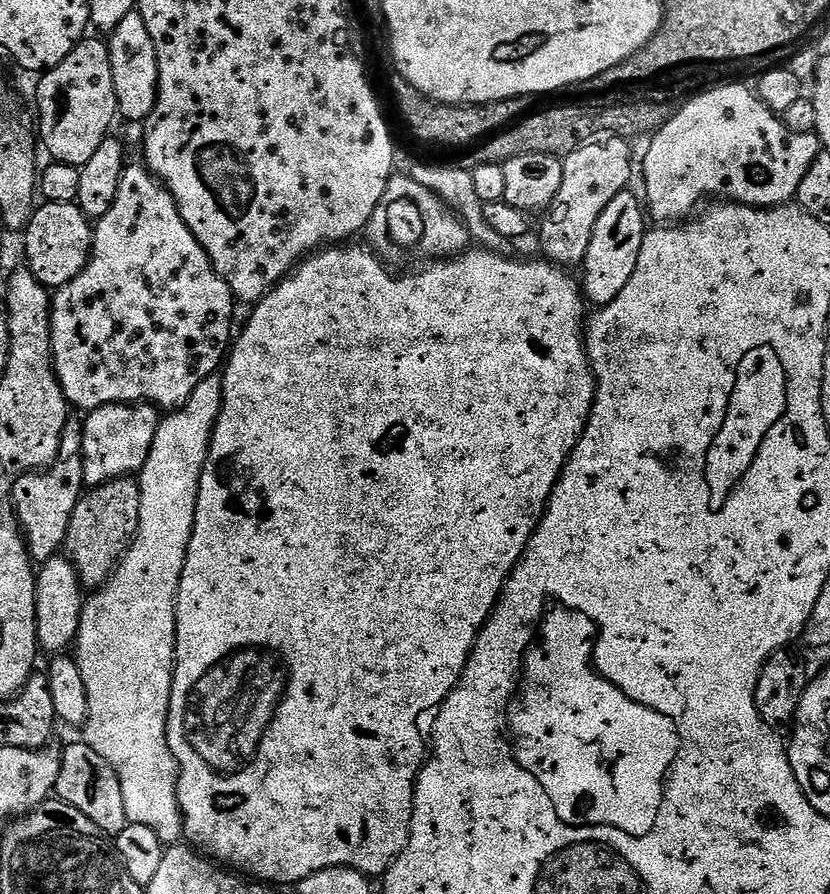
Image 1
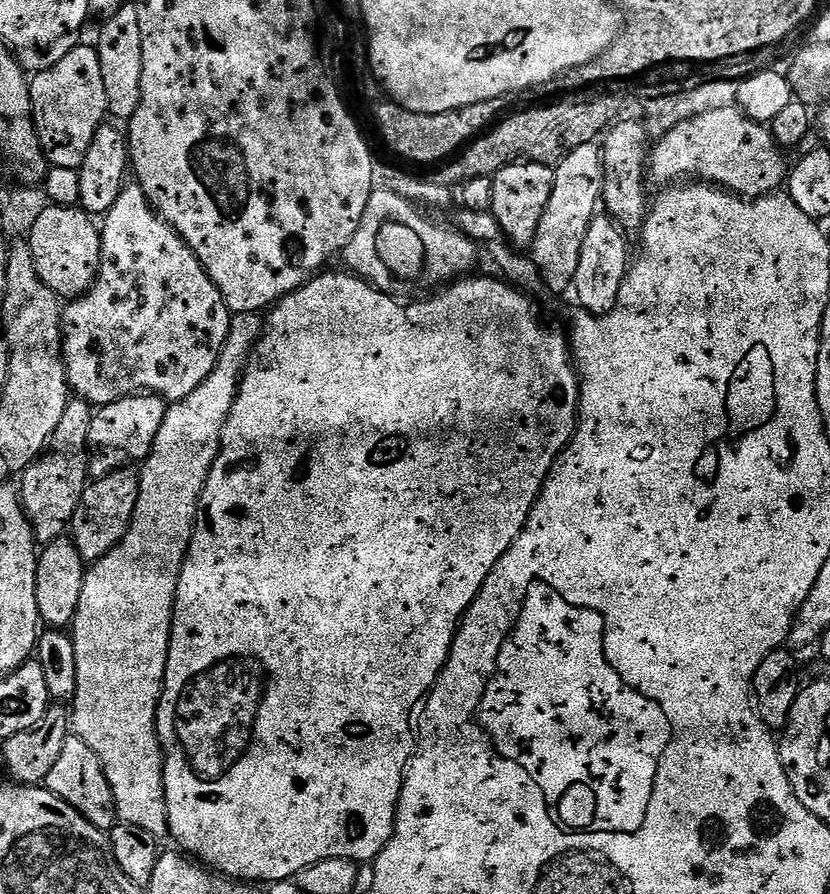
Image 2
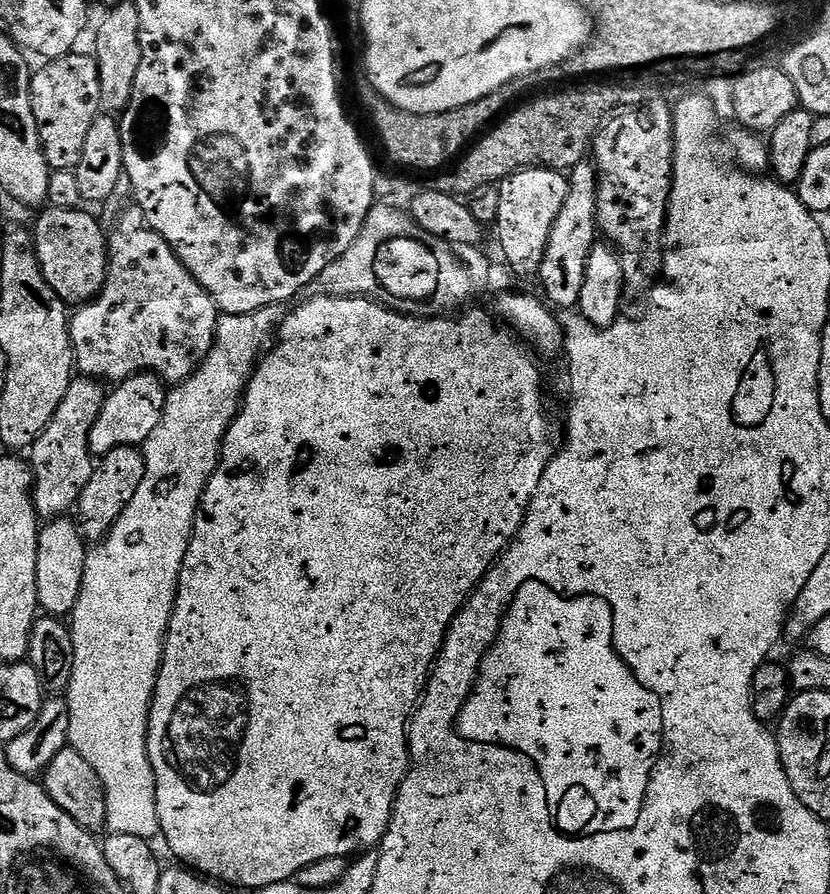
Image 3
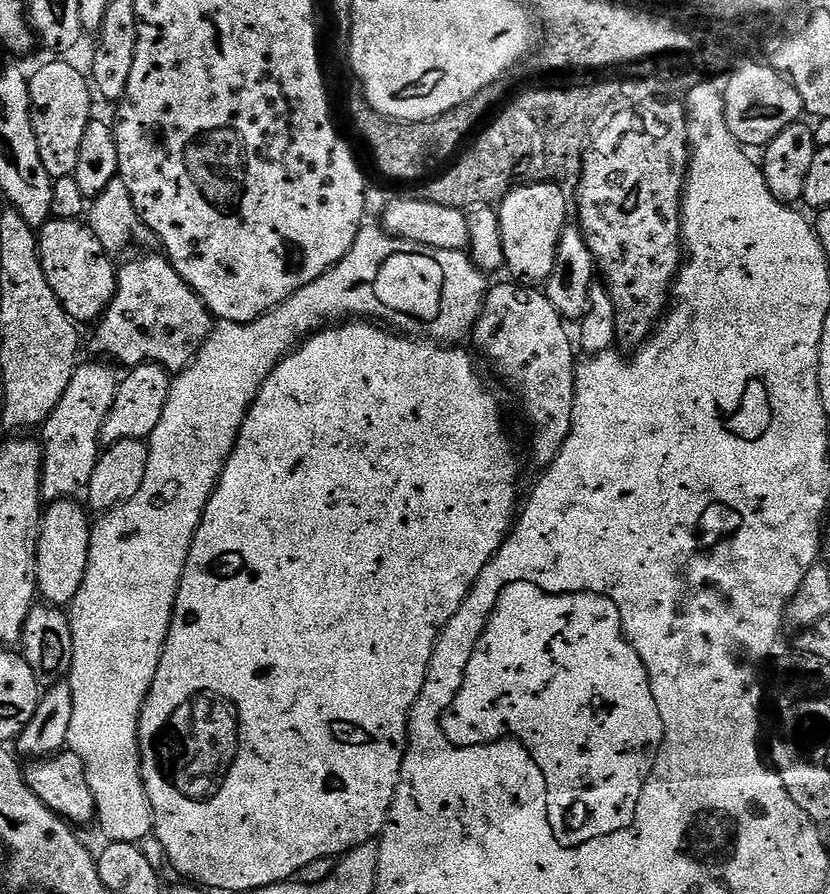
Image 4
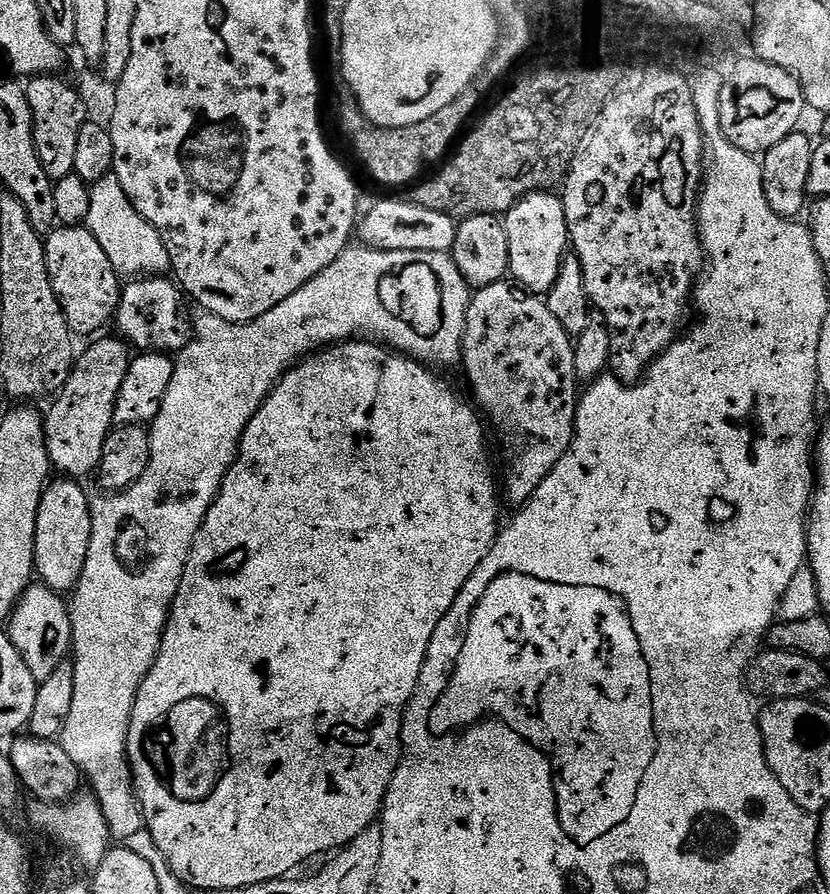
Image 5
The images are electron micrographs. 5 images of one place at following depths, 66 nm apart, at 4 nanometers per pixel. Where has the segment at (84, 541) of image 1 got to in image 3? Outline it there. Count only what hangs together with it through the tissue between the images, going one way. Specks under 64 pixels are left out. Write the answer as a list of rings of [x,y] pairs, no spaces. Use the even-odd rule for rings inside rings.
[[[122,446],[99,457],[98,463],[93,467],[90,482],[86,482],[86,490],[82,490],[80,501],[74,509],[85,541],[99,542],[107,538],[114,522],[118,522],[122,510],[130,506],[130,498],[138,494],[138,486],[142,486],[145,474],[146,462],[139,447]]]

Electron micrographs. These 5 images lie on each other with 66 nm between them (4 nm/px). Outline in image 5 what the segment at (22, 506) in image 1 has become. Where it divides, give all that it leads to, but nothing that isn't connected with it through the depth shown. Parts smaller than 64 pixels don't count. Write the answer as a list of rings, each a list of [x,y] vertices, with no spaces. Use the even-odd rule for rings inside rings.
[[[107,336],[93,339],[89,343],[93,344],[77,355],[70,378],[66,378],[63,388],[51,401],[52,409],[44,416],[48,461],[64,478],[84,478],[80,476],[88,476],[91,472],[93,475],[99,469],[106,438],[114,427],[118,390],[122,390],[133,353],[123,339]]]

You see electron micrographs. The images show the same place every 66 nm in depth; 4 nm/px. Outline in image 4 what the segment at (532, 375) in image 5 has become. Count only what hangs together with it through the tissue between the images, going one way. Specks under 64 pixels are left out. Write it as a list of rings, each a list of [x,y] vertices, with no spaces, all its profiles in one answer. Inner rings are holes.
[[[507,283],[489,287],[470,340],[476,343],[475,351],[488,359],[497,378],[520,395],[524,412],[536,427],[532,432],[532,456],[540,466],[547,466],[570,434],[578,356],[572,353],[574,340],[564,329],[566,321],[550,306],[550,298],[535,287]]]

